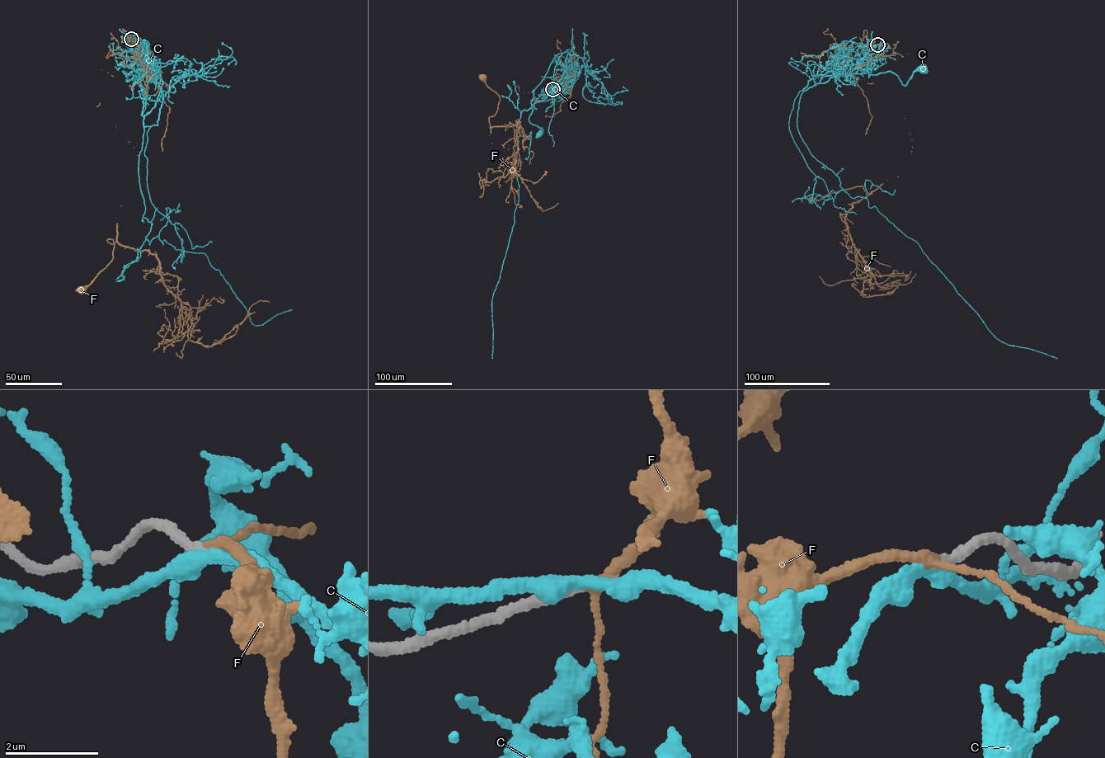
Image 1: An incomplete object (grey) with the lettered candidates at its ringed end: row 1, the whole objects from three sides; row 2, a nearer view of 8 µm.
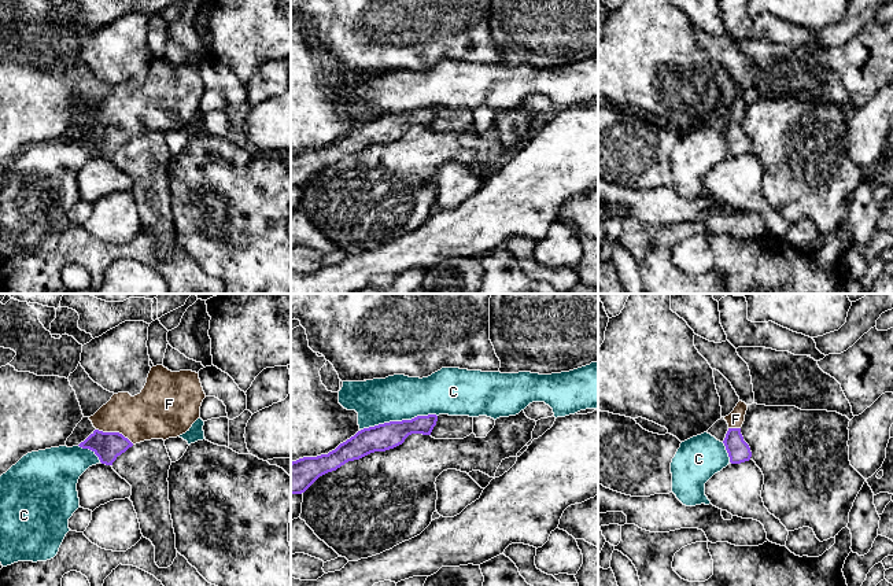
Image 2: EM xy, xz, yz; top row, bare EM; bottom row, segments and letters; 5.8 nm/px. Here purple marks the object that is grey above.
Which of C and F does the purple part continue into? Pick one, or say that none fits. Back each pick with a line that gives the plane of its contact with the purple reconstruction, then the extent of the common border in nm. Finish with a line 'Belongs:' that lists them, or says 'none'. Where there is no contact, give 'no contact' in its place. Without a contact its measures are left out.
F: xy | 240 nm
Belongs: F

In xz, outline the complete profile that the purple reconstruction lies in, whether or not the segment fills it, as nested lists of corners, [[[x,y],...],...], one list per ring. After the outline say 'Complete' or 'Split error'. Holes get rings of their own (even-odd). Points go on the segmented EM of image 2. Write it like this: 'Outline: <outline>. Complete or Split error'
Outline: [[[428,414],[364,428],[328,454],[292,461],[291,494],[305,493],[320,476],[336,471],[348,461],[394,449],[412,434],[431,435],[436,421],[436,414]]]. Complete

